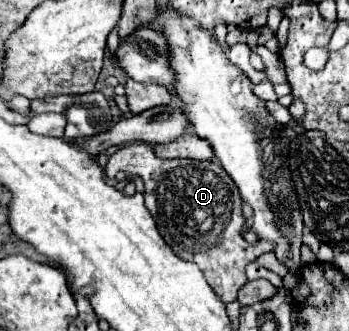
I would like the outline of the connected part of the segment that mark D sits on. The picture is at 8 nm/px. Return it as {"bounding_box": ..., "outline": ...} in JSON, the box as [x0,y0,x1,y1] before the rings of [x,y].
{"bounding_box":[107,143,275,303],"outline":[[[133,143],[123,145],[115,155],[109,157],[107,163],[107,175],[113,179],[115,173],[125,171],[131,175],[139,175],[145,183],[145,207],[153,215],[161,237],[167,241],[167,245],[173,249],[177,257],[183,261],[197,263],[203,275],[207,277],[207,283],[211,289],[221,297],[223,303],[230,303],[237,299],[239,289],[247,282],[245,277],[245,265],[253,263],[263,253],[269,253],[275,249],[275,243],[269,241],[257,241],[255,245],[247,243],[241,235],[241,229],[245,225],[245,217],[241,211],[241,197],[239,189],[235,187],[233,179],[223,171],[219,161],[195,161],[195,159],[159,159],[149,143]]]}

